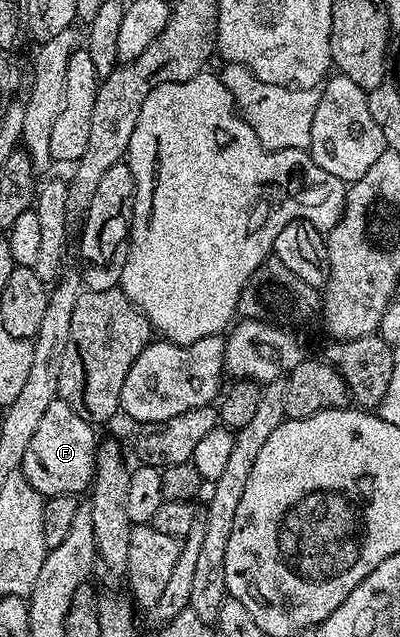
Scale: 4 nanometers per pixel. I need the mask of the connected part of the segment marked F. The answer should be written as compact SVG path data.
M61 398L49 402L45 418L41 418L41 426L37 426L37 434L33 434L29 450L25 450L21 471L29 486L45 498L86 493L94 478L97 445L97 437L91 428L94 428L92 421L81 418L81 414Z

